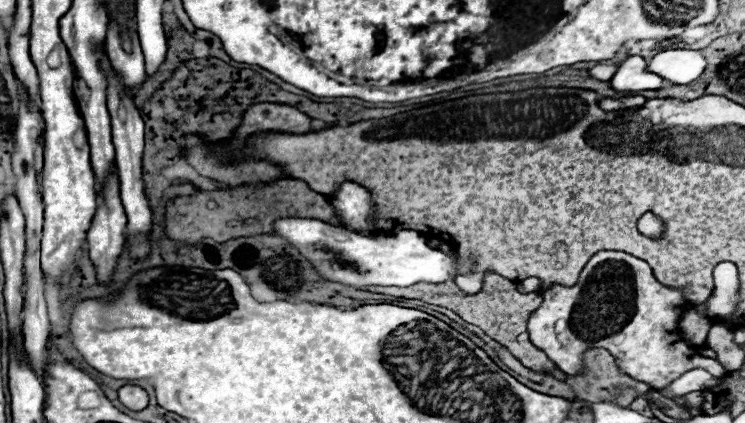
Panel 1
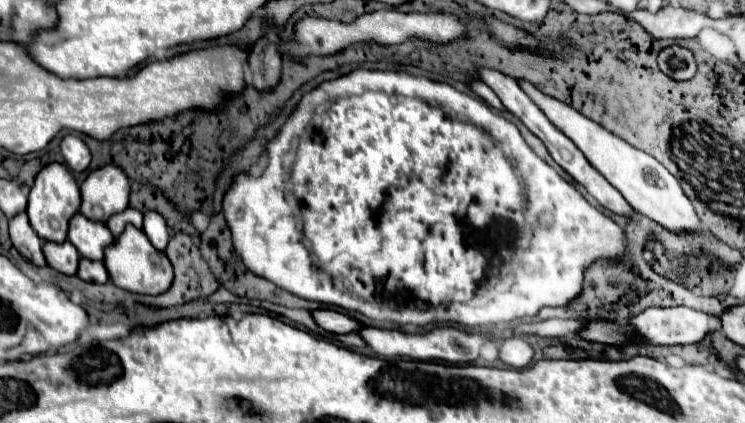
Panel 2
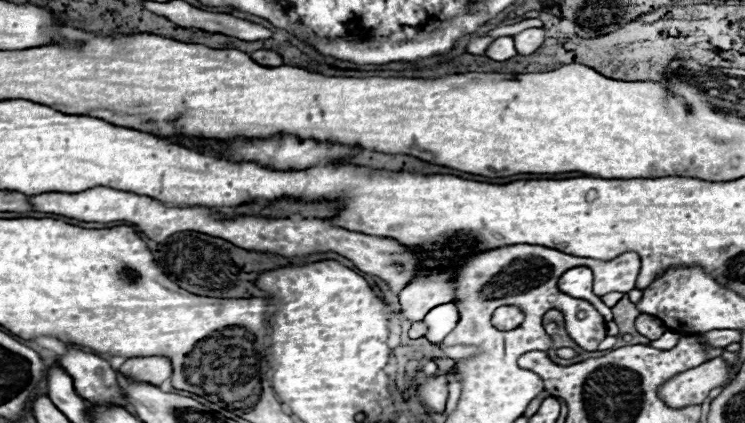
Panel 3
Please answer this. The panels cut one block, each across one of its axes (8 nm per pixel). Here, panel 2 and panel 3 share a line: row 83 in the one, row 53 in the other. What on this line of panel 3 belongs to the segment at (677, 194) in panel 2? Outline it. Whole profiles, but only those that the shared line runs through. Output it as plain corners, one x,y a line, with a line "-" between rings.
528,28
512,38
514,38
514,46
516,46
518,54
530,54
532,50
536,50
536,46
540,46
544,42
546,36
544,36
542,28

